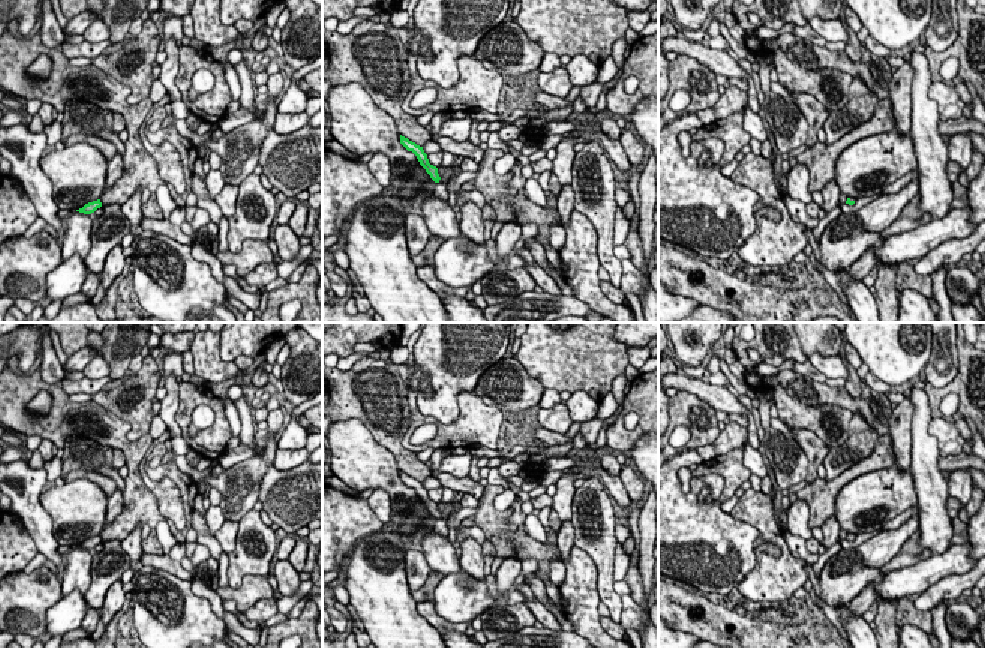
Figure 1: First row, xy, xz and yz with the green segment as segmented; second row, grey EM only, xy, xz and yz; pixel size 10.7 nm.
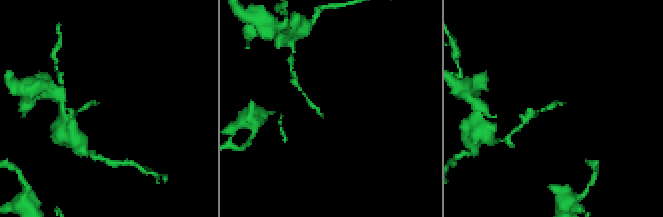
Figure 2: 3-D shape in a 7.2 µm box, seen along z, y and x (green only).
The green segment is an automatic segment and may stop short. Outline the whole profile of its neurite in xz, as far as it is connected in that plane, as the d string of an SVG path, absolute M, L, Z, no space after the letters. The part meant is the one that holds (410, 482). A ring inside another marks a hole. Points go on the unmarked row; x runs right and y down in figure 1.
M400 471L400 480L408 486L412 488L420 501L426 506L426 508L430 512L430 514L435 519L439 519L441 513L438 510L438 504L429 500L427 490L424 489L423 483L417 482L415 478L409 477L408 474Z

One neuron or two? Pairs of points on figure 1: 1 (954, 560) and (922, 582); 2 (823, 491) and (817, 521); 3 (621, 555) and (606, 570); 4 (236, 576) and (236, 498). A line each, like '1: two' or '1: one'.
1: one
2: one
3: two
4: two

